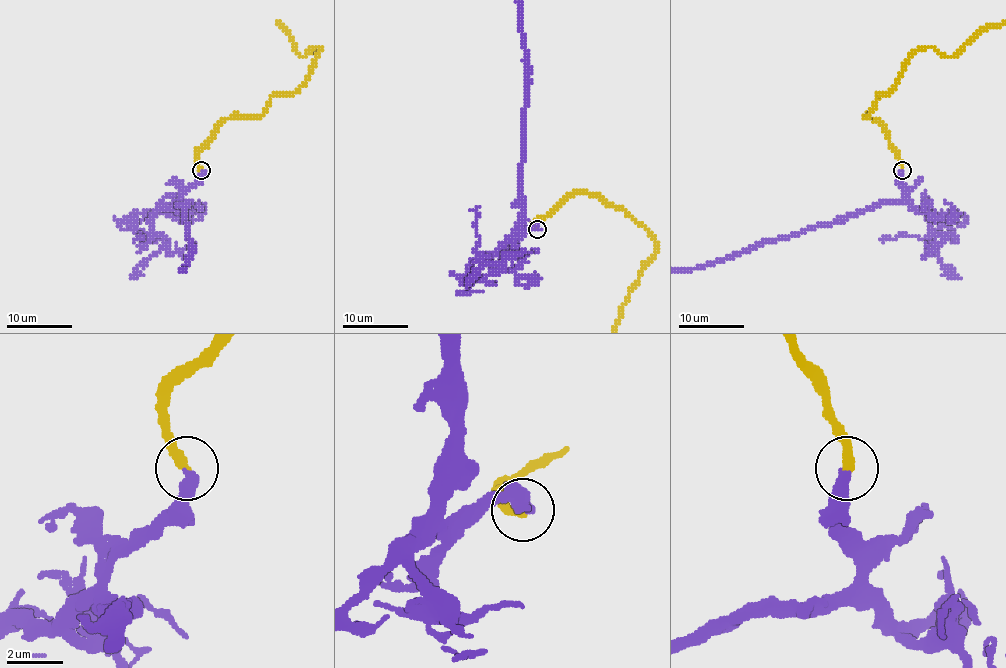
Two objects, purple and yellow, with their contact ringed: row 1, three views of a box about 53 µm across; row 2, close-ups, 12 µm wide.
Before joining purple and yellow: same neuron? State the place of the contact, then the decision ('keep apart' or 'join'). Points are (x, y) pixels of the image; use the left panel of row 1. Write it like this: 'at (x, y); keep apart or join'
at (201, 170); join

